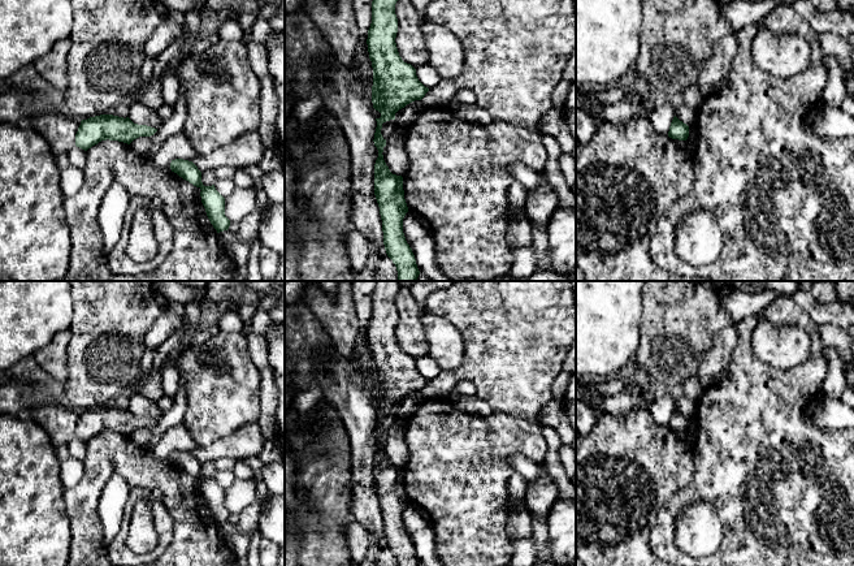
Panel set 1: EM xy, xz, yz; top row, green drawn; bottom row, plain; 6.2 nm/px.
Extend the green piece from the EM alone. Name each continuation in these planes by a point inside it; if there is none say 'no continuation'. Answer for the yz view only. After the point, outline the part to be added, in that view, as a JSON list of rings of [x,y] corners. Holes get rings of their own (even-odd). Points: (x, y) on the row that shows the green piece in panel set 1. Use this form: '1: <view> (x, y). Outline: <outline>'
no continuation

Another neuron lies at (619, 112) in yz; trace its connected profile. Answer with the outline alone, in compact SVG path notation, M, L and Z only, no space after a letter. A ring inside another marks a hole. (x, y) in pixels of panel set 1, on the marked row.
M627 101L604 105L601 113L601 121L608 121L611 124L623 124L642 117L649 118L649 112L641 105L629 104Z

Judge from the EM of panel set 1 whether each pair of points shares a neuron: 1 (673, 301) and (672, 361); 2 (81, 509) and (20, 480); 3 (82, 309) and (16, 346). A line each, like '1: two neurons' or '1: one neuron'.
1: one neuron
2: two neurons
3: two neurons

